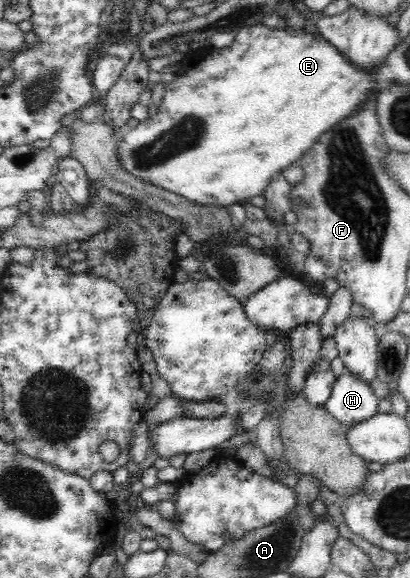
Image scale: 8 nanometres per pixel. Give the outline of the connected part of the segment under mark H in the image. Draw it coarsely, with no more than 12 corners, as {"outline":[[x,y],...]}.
{"outline":[[345,369],[325,408],[347,428],[377,416],[373,389]]}

